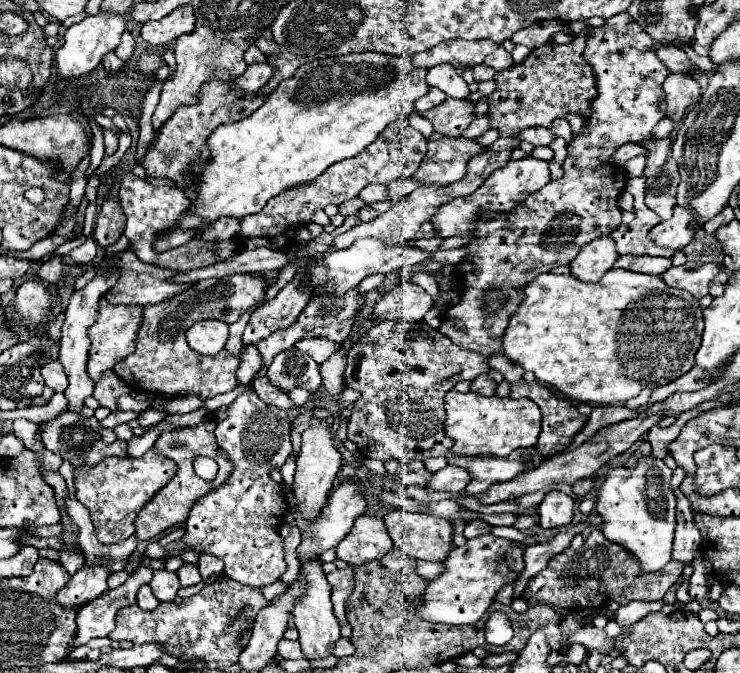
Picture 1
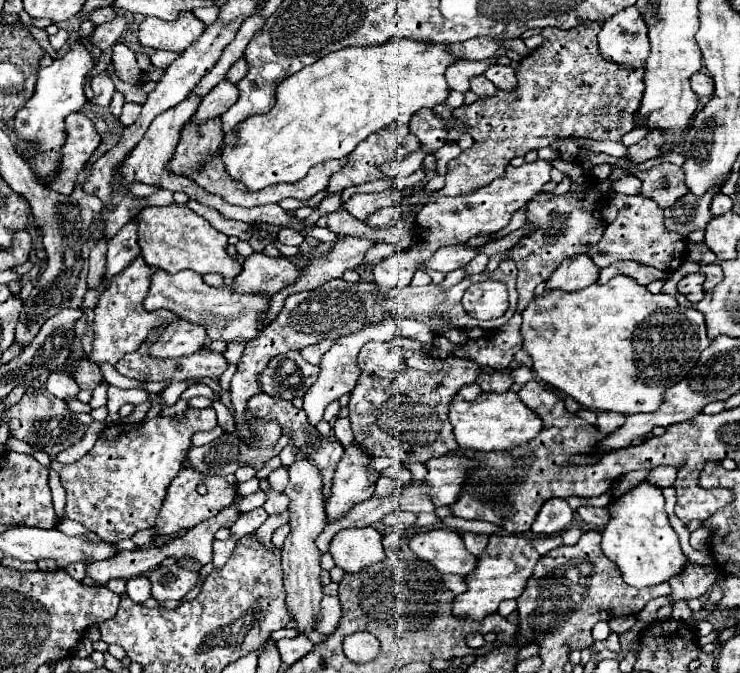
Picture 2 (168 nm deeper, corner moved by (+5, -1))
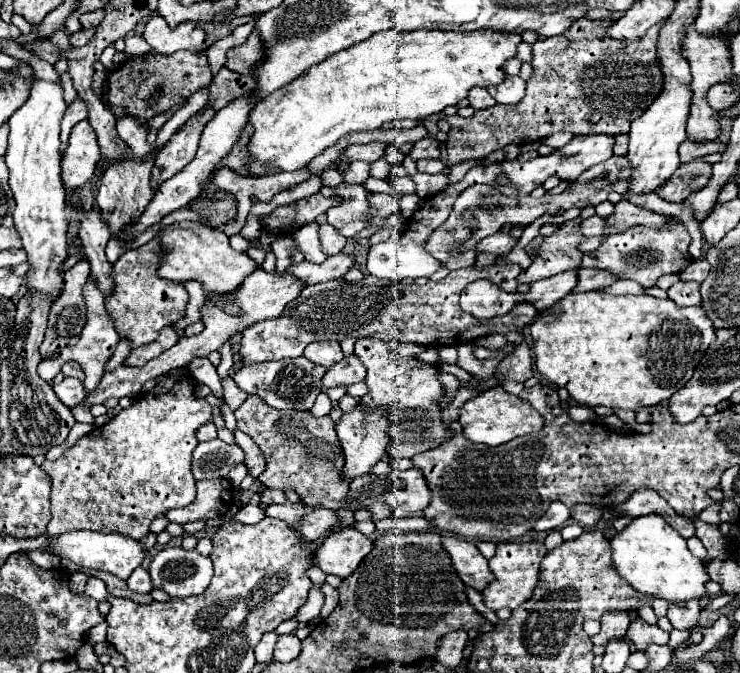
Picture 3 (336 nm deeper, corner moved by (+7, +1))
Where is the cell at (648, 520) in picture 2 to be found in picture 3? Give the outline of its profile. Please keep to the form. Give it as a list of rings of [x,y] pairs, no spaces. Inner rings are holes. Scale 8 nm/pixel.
[[[657,514],[635,518],[623,532],[615,534],[611,540],[611,550],[617,572],[623,574],[623,578],[641,594],[663,598],[669,604],[709,596],[705,584],[711,582],[711,578],[703,562],[689,552],[685,538]]]

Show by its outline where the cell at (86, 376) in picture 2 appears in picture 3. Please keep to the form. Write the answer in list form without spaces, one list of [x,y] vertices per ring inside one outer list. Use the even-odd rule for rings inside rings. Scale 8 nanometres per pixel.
[[[65,362],[61,366],[61,374],[63,376],[73,376],[73,378],[79,378],[79,380],[85,380],[85,372],[81,370],[79,362]]]

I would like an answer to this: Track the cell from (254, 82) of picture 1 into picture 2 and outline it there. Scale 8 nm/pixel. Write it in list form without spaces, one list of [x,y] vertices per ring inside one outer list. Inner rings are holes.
[[[221,80],[199,104],[193,120],[195,122],[203,122],[215,116],[221,116],[223,112],[227,112],[227,108],[231,108],[239,98],[239,88],[237,84],[231,84],[229,80]]]

